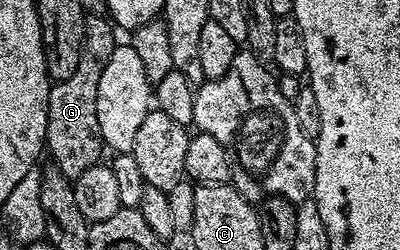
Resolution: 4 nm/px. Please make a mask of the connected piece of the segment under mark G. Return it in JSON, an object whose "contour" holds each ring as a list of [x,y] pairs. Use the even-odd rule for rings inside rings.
{"contour":[[[87,17],[84,44],[80,52],[80,64],[76,64],[76,72],[72,72],[72,76],[68,76],[68,80],[54,82],[50,87],[45,149],[48,154],[54,157],[51,158],[53,165],[58,166],[60,172],[64,172],[64,176],[68,176],[72,180],[84,172],[88,172],[88,168],[99,165],[101,158],[98,157],[101,156],[102,150],[104,151],[104,143],[100,136],[100,124],[96,120],[96,88],[100,85],[100,72],[104,72],[104,67],[108,64],[116,45],[114,33],[116,30],[109,17]]]}

